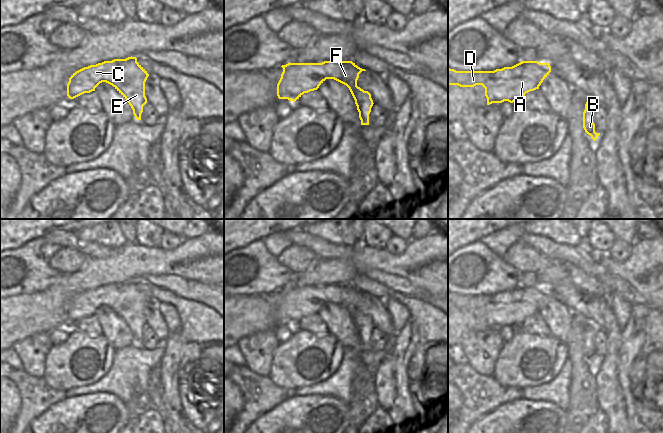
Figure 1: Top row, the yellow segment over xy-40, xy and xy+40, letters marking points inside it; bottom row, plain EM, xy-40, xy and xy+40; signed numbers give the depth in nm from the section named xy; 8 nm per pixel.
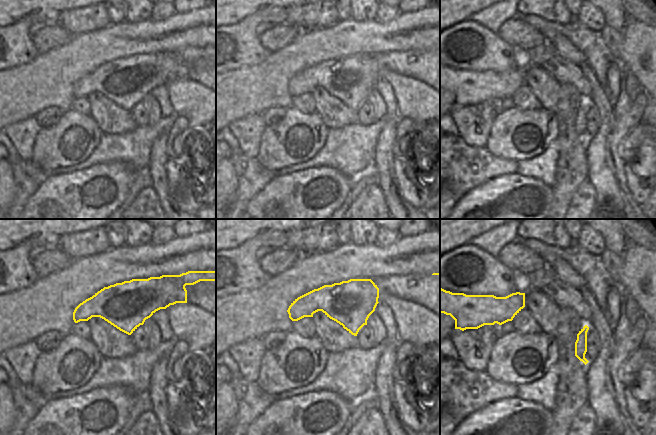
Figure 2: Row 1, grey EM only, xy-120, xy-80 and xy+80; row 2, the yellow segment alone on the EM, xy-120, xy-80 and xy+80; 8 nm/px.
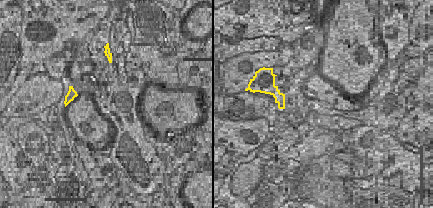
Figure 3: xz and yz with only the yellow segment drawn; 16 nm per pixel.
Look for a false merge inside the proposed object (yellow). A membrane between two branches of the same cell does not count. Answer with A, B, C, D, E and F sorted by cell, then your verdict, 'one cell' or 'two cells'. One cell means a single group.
A B C D E F; one cell

